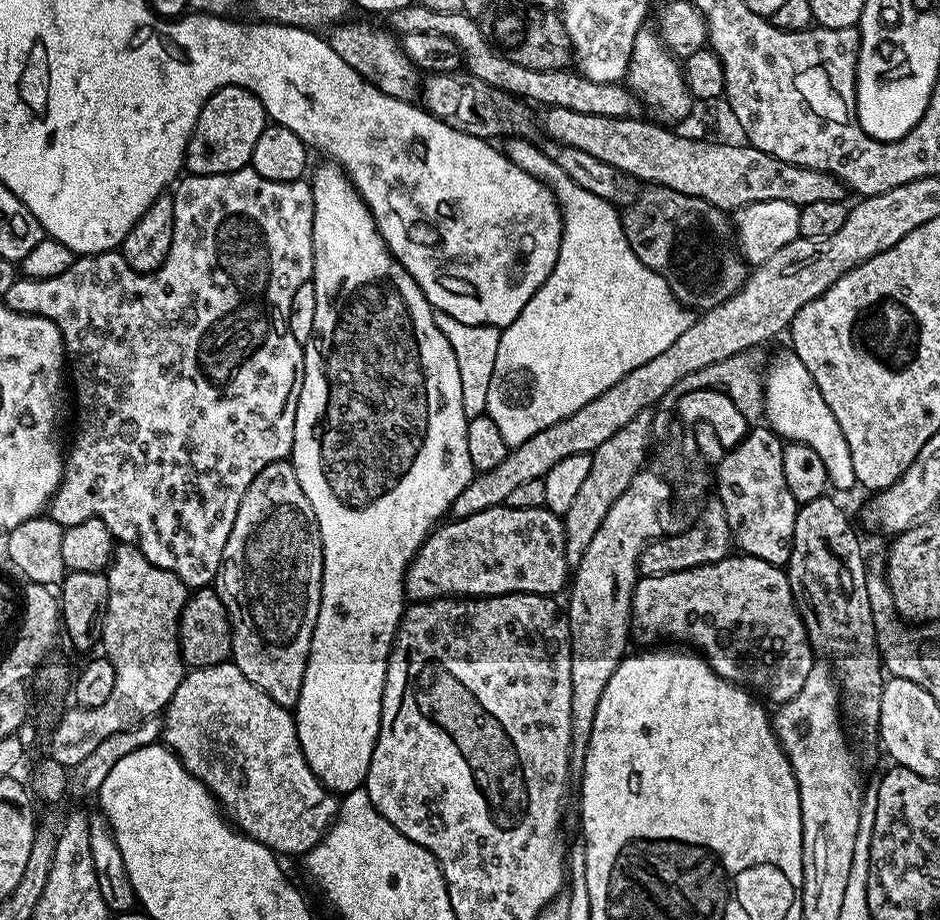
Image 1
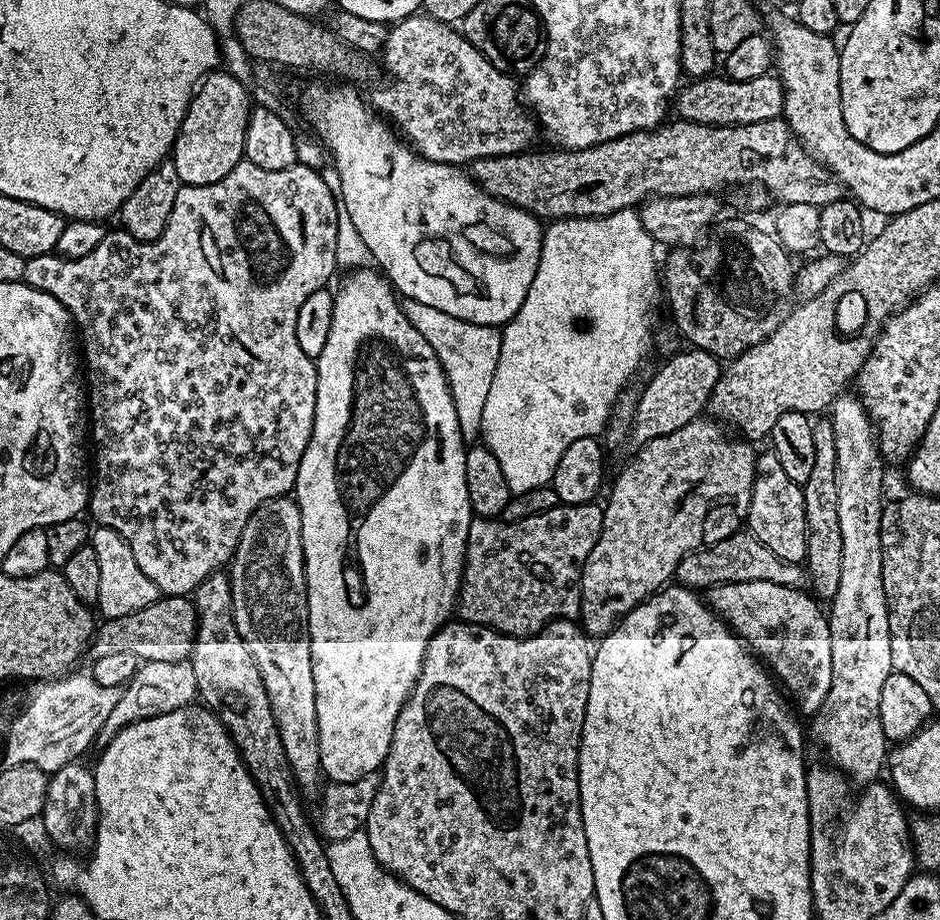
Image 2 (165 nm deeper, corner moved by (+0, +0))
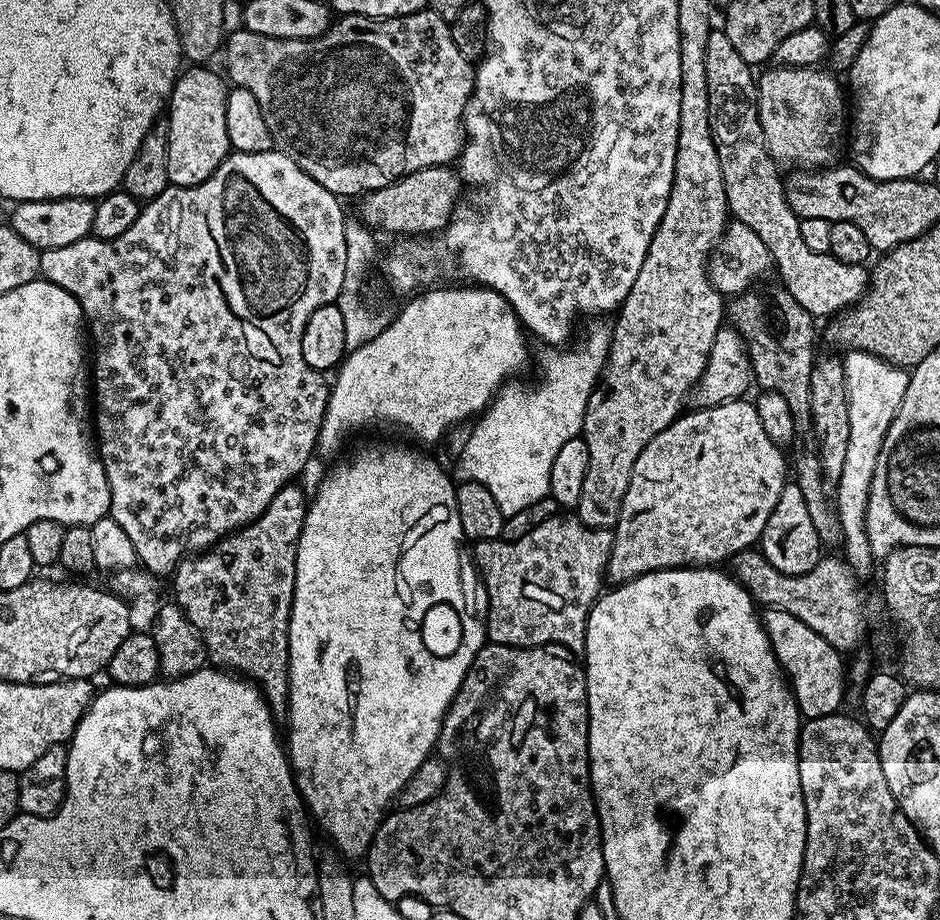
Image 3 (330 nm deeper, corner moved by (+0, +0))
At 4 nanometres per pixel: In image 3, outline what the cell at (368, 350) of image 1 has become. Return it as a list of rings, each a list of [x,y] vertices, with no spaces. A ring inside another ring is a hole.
[[[376,444],[373,448],[360,448],[353,454],[349,460],[344,460],[341,464],[336,464],[324,476],[324,481],[320,484],[320,489],[316,492],[316,500],[309,503],[308,513],[302,526],[302,534],[298,538],[298,554],[296,555],[296,581],[294,582],[294,594],[292,595],[292,613],[288,619],[288,681],[290,690],[288,691],[288,714],[286,723],[289,724],[288,738],[286,734],[286,751],[288,759],[292,765],[292,770],[296,778],[296,788],[300,791],[300,796],[304,800],[305,809],[324,827],[324,832],[341,848],[339,851],[360,852],[363,853],[372,835],[376,833],[376,826],[380,823],[382,817],[389,811],[390,805],[395,801],[396,795],[402,790],[402,786],[412,777],[422,766],[422,762],[433,755],[436,739],[440,736],[440,723],[444,721],[444,715],[448,712],[448,707],[452,704],[452,699],[458,694],[474,658],[479,654],[480,649],[486,643],[486,620],[482,615],[482,604],[476,601],[476,592],[478,596],[478,572],[474,567],[473,557],[464,547],[464,531],[462,522],[458,522],[458,506],[456,505],[456,484],[453,477],[444,473],[444,468],[436,460],[431,460],[428,456],[423,456],[415,447],[403,448],[400,444]]]

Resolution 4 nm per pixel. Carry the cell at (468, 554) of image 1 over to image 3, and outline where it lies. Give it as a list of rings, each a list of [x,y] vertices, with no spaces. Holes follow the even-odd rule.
[[[557,514],[551,516],[542,526],[534,526],[530,534],[526,534],[517,540],[478,540],[474,544],[474,564],[478,569],[479,579],[482,581],[482,592],[488,595],[488,604],[486,600],[486,636],[491,643],[508,644],[511,648],[538,648],[542,644],[561,644],[567,648],[569,653],[583,653],[584,643],[586,642],[586,626],[588,625],[588,615],[593,604],[596,603],[601,595],[602,587],[600,583],[605,583],[606,569],[610,550],[612,549],[612,532],[606,528],[588,528],[580,517],[575,514]]]

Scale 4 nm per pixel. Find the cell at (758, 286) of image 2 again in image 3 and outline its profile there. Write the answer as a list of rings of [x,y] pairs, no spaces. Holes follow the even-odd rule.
[[[776,286],[773,292],[768,292],[765,296],[759,296],[756,290],[741,292],[727,305],[726,316],[730,321],[731,327],[736,329],[748,349],[748,359],[752,361],[752,375],[755,383],[766,392],[782,394],[786,398],[786,403],[790,405],[790,414],[794,417],[794,434],[796,435],[791,442],[790,472],[794,477],[794,482],[798,490],[802,490],[802,498],[806,498],[806,510],[810,510],[810,518],[814,522],[814,530],[818,530],[818,538],[821,545],[828,550],[836,550],[844,543],[842,534],[842,522],[838,518],[836,501],[829,485],[822,474],[822,458],[818,455],[818,442],[812,433],[812,415],[810,414],[810,374],[812,365],[818,359],[816,352],[816,336],[818,340],[818,328],[814,325],[814,318],[794,298],[789,292],[784,291],[783,287]]]

